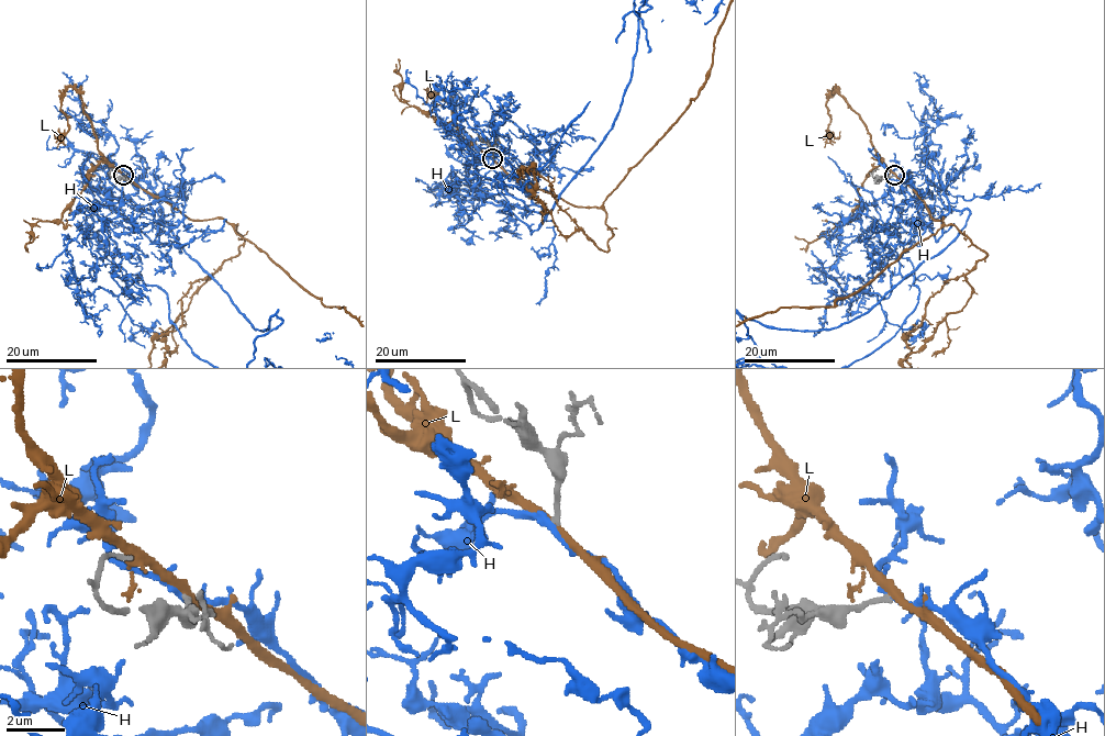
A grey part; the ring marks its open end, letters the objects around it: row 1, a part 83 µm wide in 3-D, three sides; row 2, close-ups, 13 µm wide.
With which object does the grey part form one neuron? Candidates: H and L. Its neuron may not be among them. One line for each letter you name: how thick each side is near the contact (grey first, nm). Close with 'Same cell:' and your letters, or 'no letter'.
H: calibres 180 and 180 nm
Same cell: H

